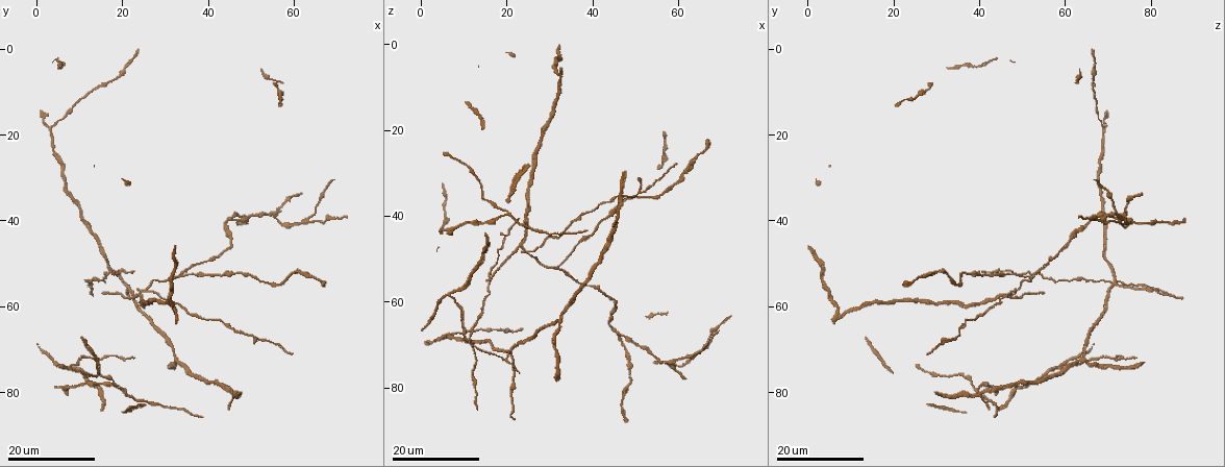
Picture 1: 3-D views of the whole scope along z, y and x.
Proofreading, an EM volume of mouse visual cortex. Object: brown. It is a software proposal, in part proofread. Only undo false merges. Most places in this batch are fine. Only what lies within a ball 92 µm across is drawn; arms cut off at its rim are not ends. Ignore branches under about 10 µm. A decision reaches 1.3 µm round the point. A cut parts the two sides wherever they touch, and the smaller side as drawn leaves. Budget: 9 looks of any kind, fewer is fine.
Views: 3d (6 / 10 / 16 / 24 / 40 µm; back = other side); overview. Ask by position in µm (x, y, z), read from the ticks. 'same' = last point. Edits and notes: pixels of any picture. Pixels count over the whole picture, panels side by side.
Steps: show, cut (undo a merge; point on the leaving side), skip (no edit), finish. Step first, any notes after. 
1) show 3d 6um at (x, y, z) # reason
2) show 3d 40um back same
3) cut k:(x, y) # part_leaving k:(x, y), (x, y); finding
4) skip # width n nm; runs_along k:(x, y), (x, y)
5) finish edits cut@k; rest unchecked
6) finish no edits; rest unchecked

show 3d 16um at (32.0, 53.5, 52.0)

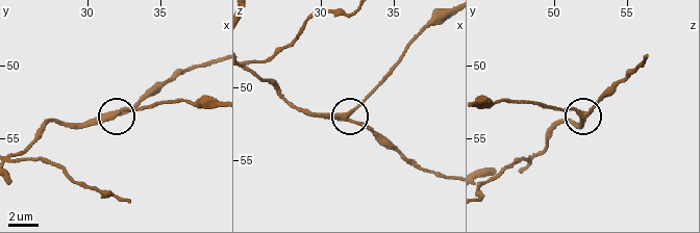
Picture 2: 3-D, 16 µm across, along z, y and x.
show 3d 10um at (32.0, 53.4, 52.2)

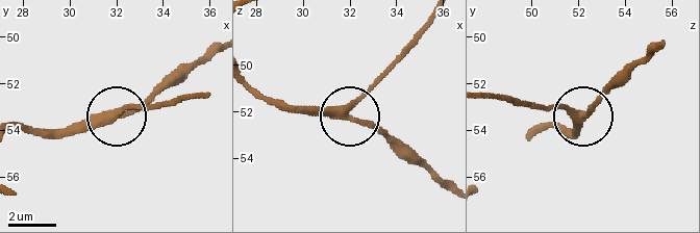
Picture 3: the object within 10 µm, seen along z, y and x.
show 3d 6um at (32.1, 53.3, 52.0)

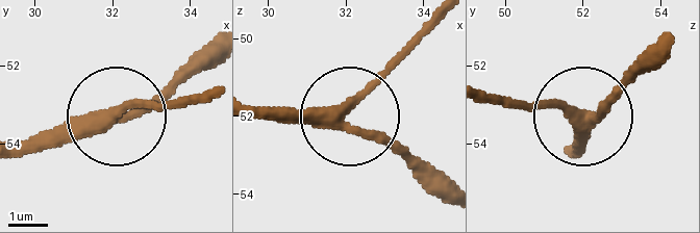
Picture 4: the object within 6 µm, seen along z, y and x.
skip # runs_along 4:(251, 106), (347, 113), (436, 24); continuous, no second cell

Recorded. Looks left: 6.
show 3d 24um at (56.0, 39.0, 74.5) # four-way junction

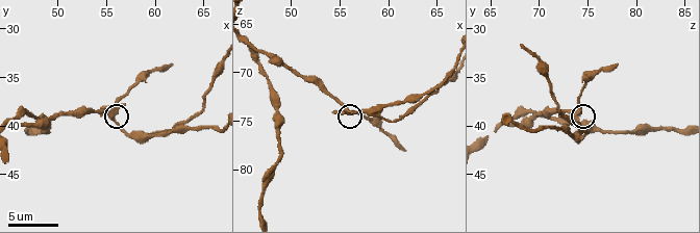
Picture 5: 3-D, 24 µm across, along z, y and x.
show 3d 10um at (55.8, 38.8, 74.0) # closer look

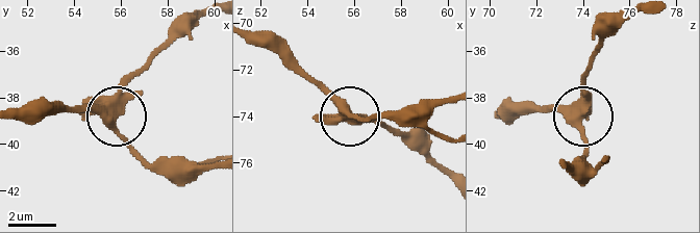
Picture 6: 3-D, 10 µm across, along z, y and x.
skip # width 390 nm; all the same cell

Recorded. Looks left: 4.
show 3d 24um at (45.5, 39.5, 67.0) # side arm on a straight run

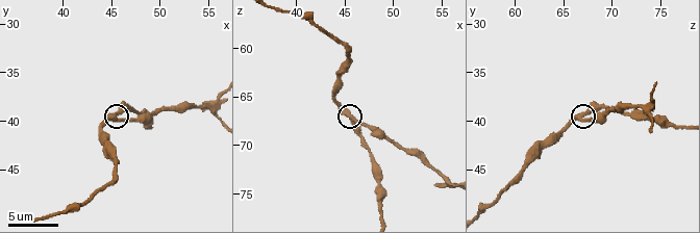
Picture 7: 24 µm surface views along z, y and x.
show 3d 6um at (45.6, 39.2, 67.0) # zoom in

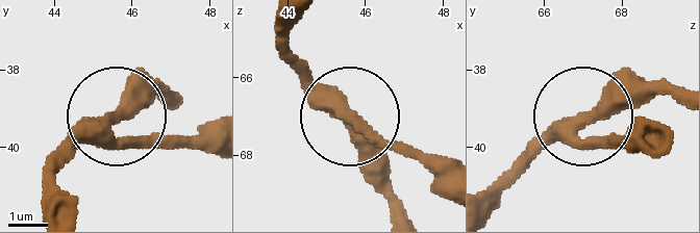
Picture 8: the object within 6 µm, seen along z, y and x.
skip # side_arm 25 um; runs_along 8:(294, 24), (286, 54), (390, 190); all the same cell

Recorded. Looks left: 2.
show 3d 24um at (19.5, 52.0, 45.5) # three-way junction

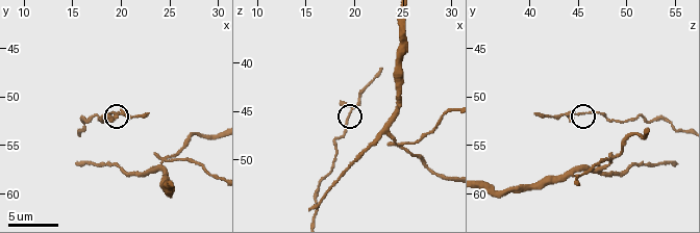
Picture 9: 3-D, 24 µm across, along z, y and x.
show 3d 10um at (19.2, 51.8, 45.0) # zoom in

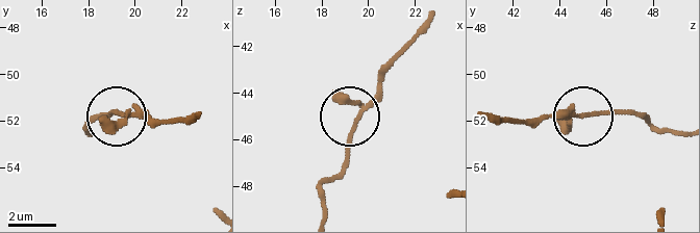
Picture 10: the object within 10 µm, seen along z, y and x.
skip # width 140 nm; runs_along 10:(682, 132), (658, 130), (629, 114), (551, 114), (535, 120); one cell here

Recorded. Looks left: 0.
finish no edits; rest unchecked

